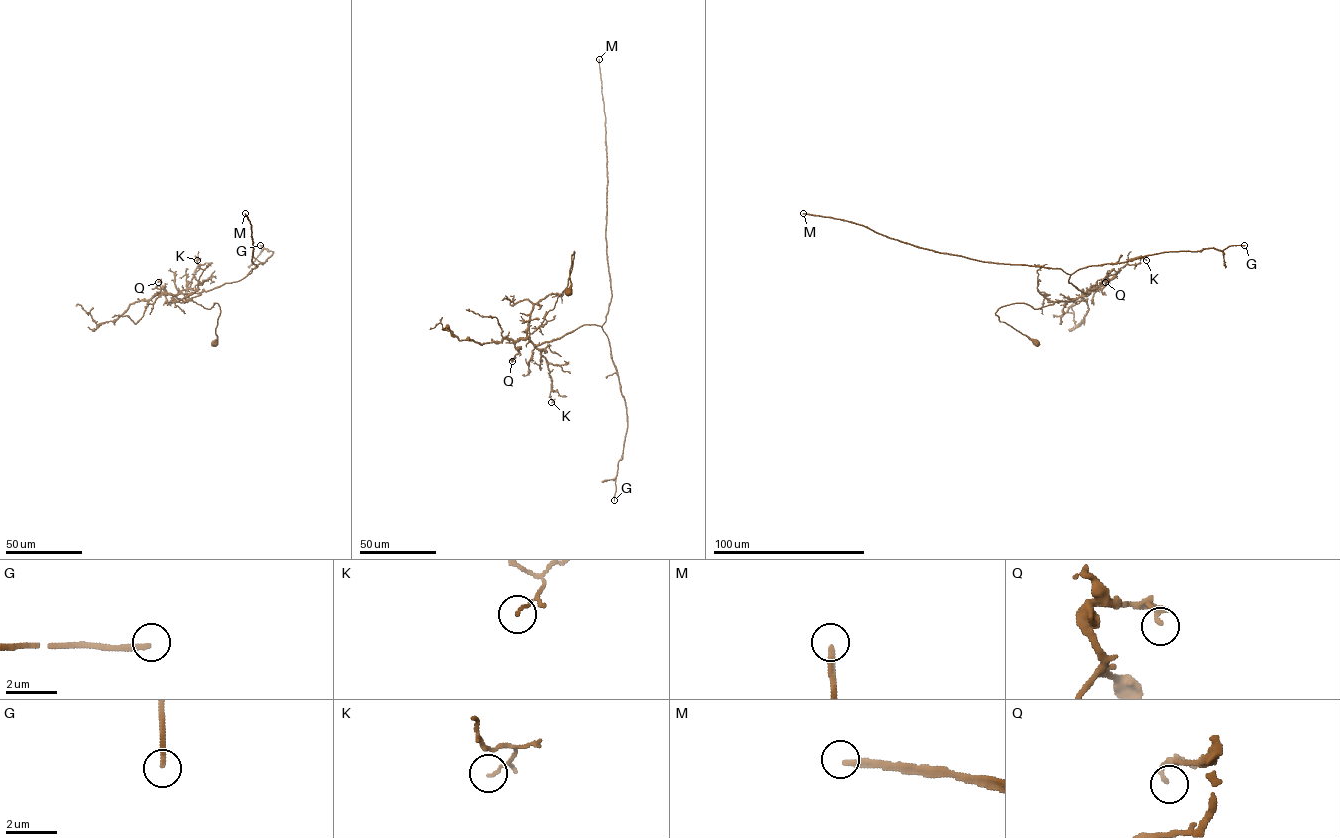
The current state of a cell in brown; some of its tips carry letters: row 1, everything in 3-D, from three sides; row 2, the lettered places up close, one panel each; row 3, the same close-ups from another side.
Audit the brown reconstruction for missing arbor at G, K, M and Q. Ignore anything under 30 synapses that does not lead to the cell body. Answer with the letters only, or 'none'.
M

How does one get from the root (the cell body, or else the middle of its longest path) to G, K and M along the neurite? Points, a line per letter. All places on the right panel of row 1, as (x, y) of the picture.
G: (1037, 342), (996, 311), (1076, 302), (1089, 293), (1070, 276), (1089, 266), (1244, 245)
K: (1037, 342), (1001, 322), (996, 311), (1015, 303), (1038, 309), (1058, 301), (1076, 302), (1129, 259), (1146, 260)
M: (1037, 342), (995, 312), (1015, 303), (1038, 309), (1076, 302), (1089, 293), (1061, 269), (935, 252), (803, 213)

